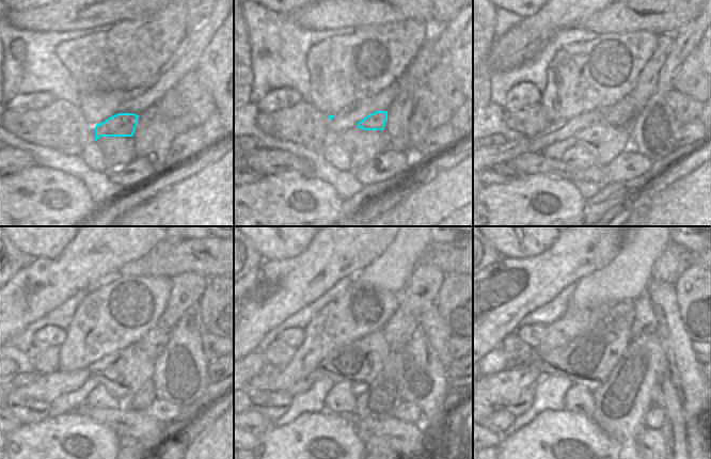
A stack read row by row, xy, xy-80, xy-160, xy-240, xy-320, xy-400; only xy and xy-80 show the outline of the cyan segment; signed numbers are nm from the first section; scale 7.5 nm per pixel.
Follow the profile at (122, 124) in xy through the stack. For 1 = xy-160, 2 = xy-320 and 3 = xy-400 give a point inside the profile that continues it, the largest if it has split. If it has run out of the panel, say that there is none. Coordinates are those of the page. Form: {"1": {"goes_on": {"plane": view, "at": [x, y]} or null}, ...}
{"1": {"goes_on": {"plane": "xy-160", "at": [622, 113]}}, "2": {"goes_on": {"plane": "xy-320", "at": [399, 329]}}, "3": {"goes_on": {"plane": "xy-400", "at": [645, 322]}}}

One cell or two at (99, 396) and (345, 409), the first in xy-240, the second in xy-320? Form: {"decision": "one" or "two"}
{"decision": "one"}

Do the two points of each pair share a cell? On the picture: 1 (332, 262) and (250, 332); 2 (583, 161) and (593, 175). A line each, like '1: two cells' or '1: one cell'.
1: one cell
2: two cells

